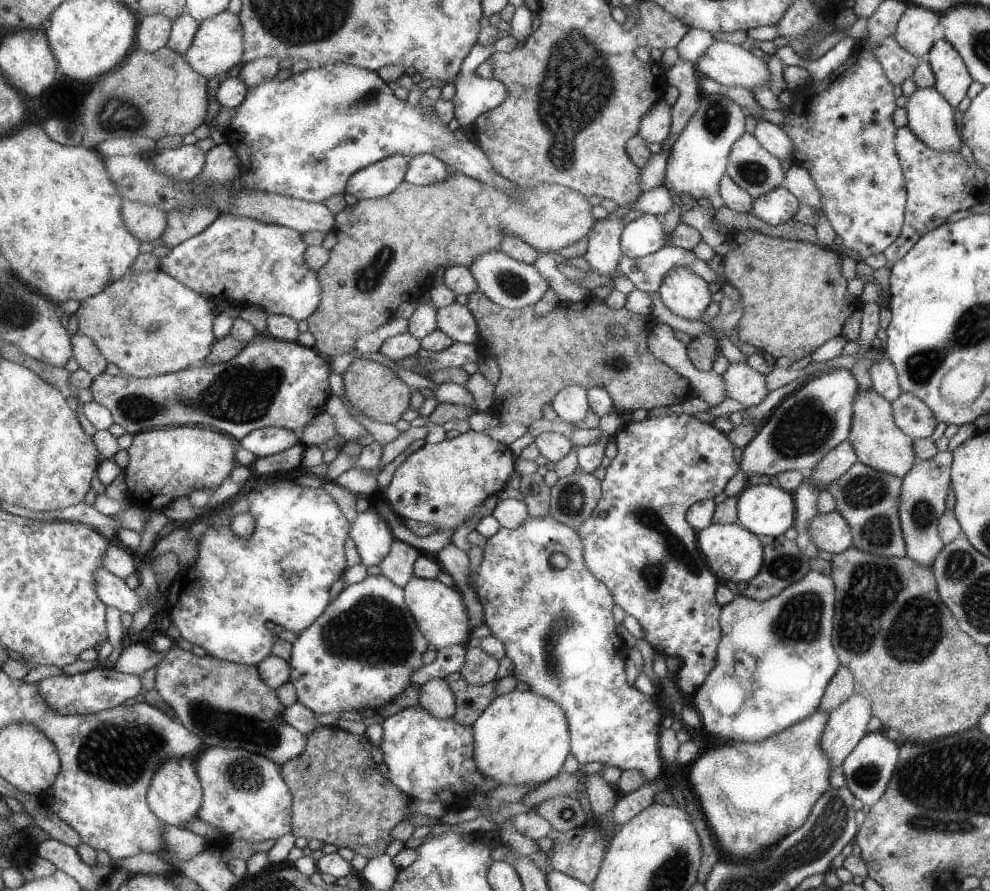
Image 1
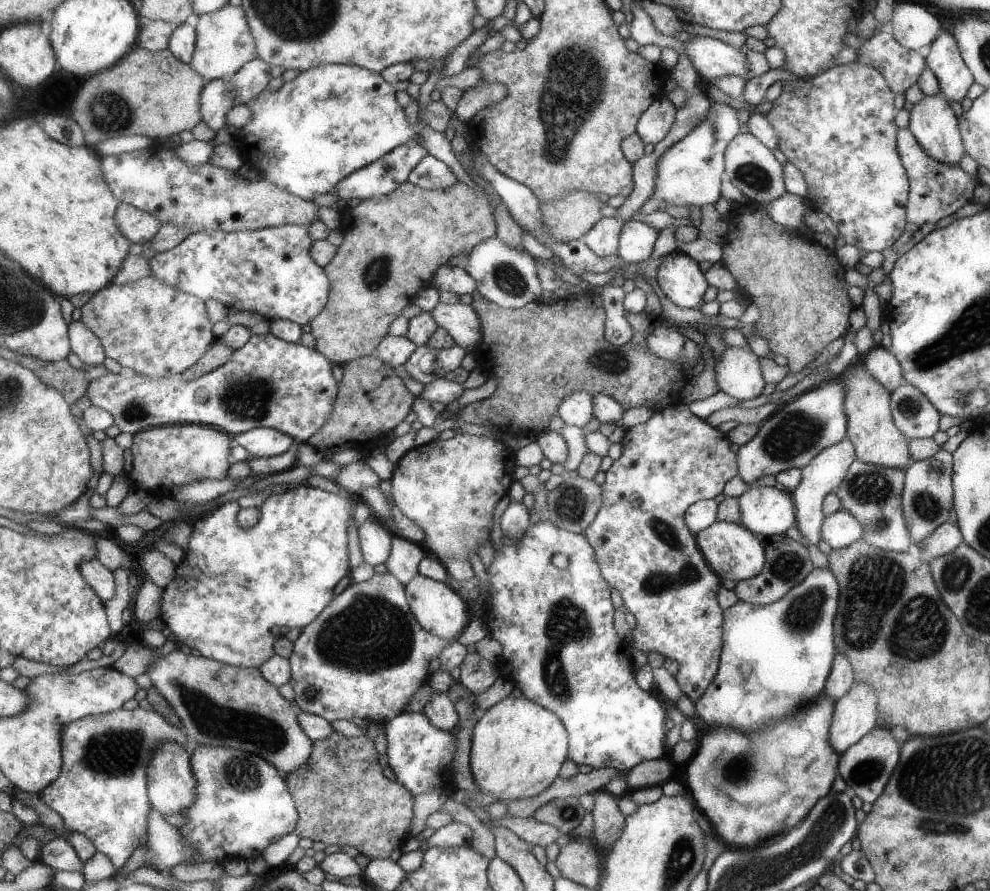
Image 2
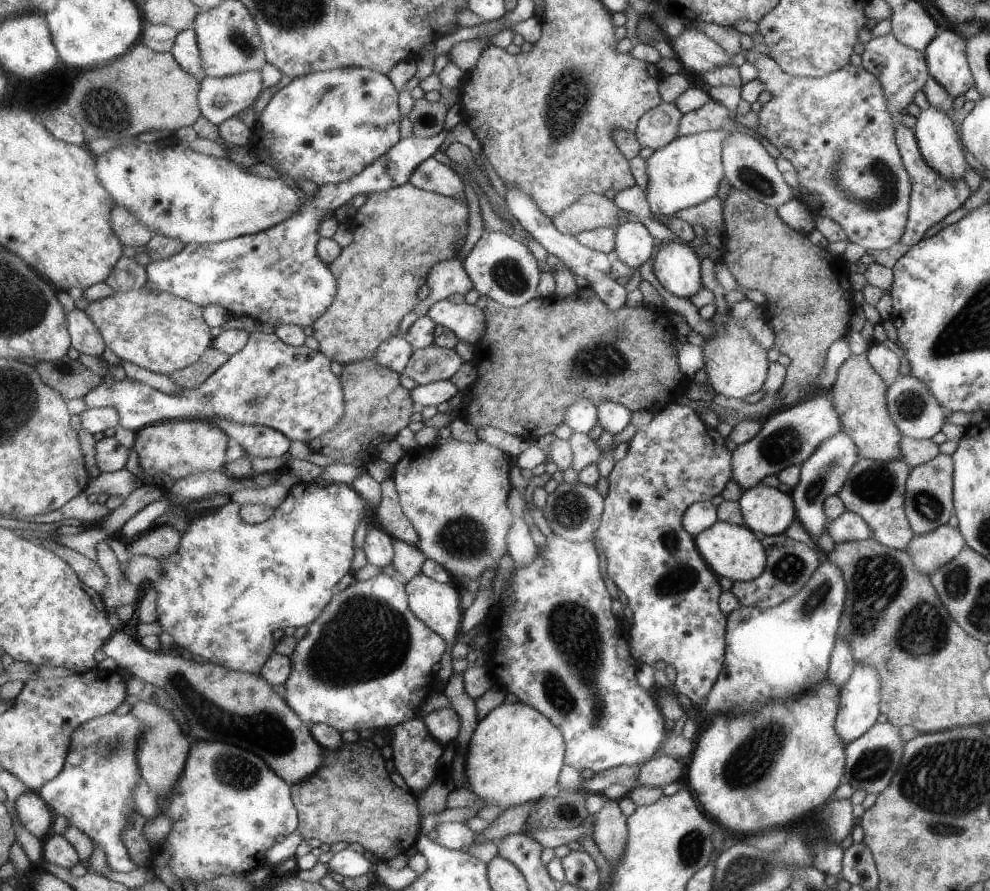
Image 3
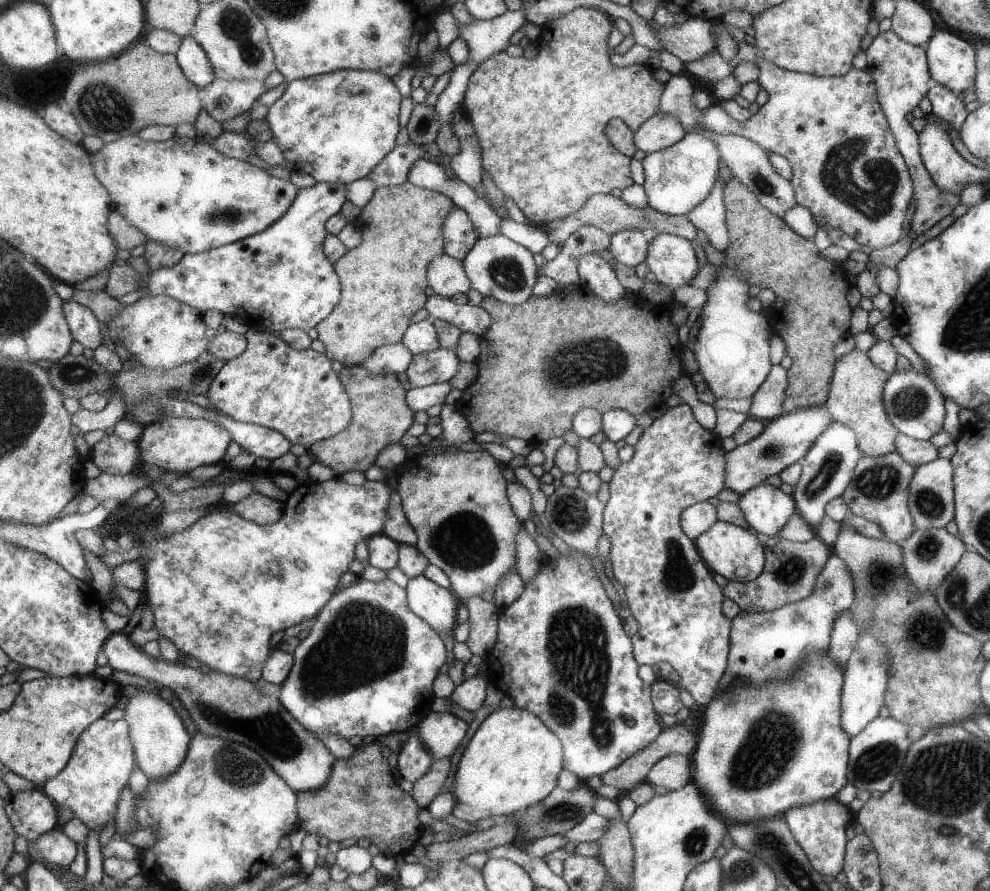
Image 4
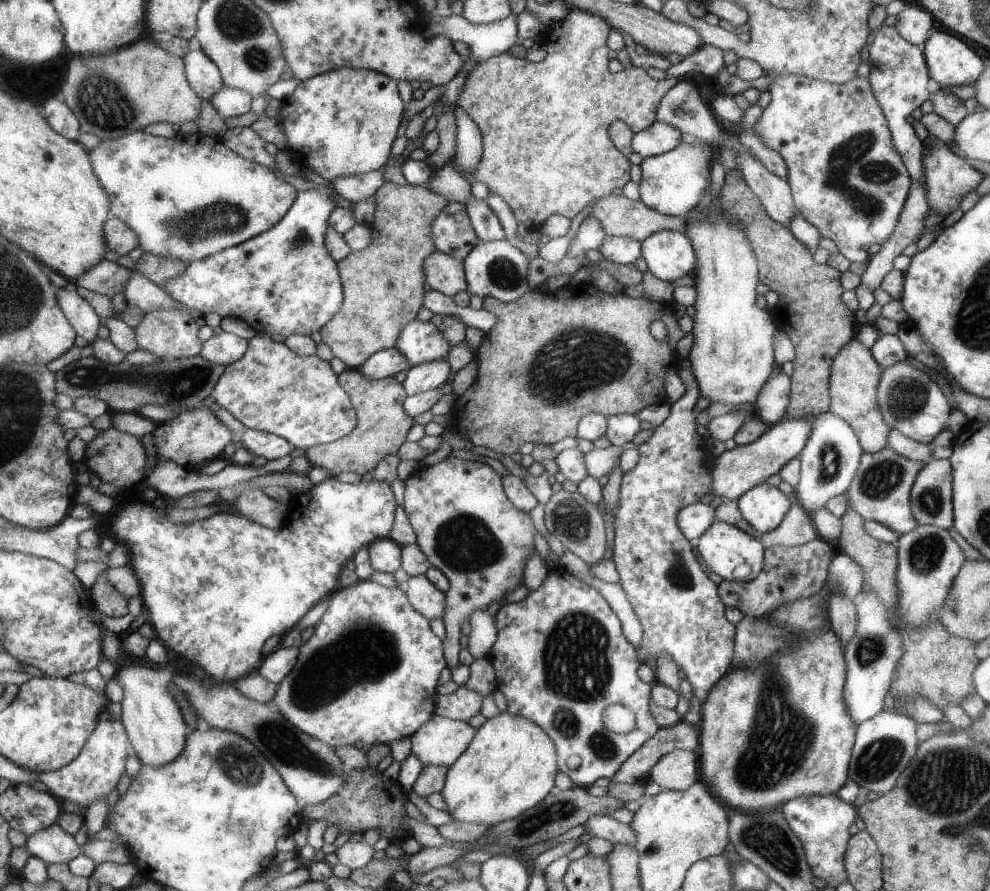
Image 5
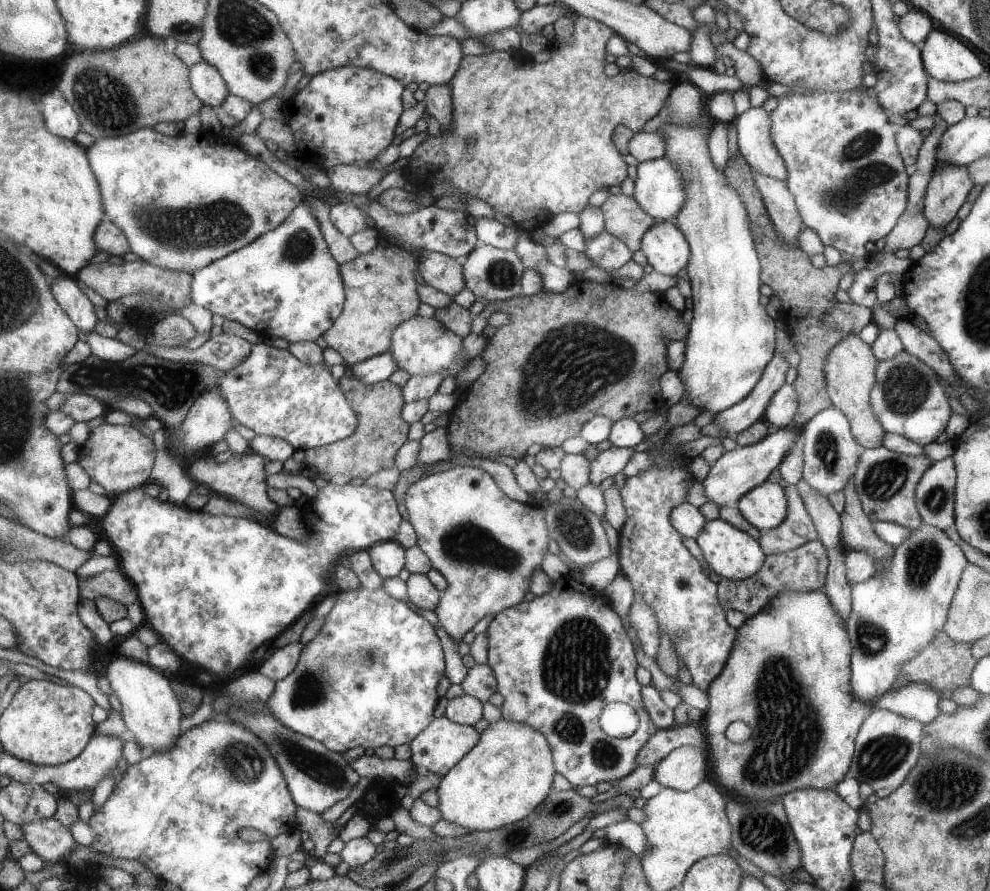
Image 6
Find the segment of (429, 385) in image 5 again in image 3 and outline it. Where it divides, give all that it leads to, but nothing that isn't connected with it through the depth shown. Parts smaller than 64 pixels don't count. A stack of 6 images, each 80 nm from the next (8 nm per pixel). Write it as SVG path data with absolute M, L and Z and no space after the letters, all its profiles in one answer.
M432 345L417 349L401 376L416 381L418 386L427 385L456 378L464 364L463 356L456 349Z

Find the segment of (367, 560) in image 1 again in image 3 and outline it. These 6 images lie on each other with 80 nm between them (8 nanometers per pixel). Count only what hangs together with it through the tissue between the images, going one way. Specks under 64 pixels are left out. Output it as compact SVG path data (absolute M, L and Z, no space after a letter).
M369 526L365 546L363 546L368 563L378 568L385 568L392 564L395 560L395 542L393 536L383 528Z

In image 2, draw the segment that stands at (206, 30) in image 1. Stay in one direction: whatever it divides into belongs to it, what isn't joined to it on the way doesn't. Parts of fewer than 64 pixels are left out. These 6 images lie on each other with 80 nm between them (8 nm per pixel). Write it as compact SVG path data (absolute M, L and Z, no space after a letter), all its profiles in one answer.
M228 4L212 13L205 13L195 20L197 29L196 51L190 64L207 82L213 79L229 79L243 66L257 59L257 46L253 40L249 20L242 5Z

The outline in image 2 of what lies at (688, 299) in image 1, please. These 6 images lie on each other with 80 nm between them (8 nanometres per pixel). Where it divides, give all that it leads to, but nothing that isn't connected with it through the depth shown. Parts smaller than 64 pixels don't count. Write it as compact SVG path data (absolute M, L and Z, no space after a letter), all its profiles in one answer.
M678 250L667 254L655 279L669 302L687 309L699 309L703 304L701 296L709 285L696 260Z

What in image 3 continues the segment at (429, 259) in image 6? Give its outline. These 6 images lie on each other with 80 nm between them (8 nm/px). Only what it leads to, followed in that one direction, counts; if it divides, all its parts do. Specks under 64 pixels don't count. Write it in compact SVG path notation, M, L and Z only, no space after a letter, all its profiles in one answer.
M457 258L442 261L436 266L433 266L429 278L427 278L426 286L430 290L430 293L411 310L411 314L417 312L417 308L419 308L419 312L421 312L421 306L427 308L429 304L433 306L436 302L449 298L451 294L465 296L469 290L475 289L475 284L471 276L464 268L464 262L457 260Z

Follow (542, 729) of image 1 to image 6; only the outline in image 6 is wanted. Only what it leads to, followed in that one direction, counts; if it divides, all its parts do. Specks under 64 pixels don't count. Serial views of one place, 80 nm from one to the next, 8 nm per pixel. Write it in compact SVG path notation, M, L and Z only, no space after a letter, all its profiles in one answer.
M503 718L499 722L490 723L489 728L481 734L479 744L439 783L438 809L443 813L443 819L448 822L454 822L471 831L492 831L529 816L549 796L558 772L549 739L529 725Z

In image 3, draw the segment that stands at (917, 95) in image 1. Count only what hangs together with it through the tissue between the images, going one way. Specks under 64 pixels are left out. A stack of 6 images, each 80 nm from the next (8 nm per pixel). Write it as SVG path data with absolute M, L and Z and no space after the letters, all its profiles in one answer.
M927 104L925 108L921 108L919 115L915 116L915 124L912 133L916 136L916 142L920 146L921 156L925 162L929 164L936 172L943 176L951 176L952 178L963 178L967 170L971 170L964 160L959 134L955 130L955 124L949 116L945 116L941 110L937 110L939 106Z

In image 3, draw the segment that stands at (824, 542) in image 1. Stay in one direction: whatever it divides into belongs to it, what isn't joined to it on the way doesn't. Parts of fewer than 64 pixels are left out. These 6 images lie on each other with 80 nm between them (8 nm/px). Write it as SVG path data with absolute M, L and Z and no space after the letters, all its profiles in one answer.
M844 511L834 520L827 522L824 532L834 543L850 540L871 539L871 528L854 512Z

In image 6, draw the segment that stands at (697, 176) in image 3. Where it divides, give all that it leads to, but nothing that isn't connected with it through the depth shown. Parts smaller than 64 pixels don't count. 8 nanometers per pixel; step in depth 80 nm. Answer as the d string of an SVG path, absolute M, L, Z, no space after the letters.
M665 156L639 163L636 166L636 178L633 181L632 197L636 199L641 210L658 221L665 221L671 216L676 216L687 200L685 186L688 184L688 180L683 171L679 167L674 167Z

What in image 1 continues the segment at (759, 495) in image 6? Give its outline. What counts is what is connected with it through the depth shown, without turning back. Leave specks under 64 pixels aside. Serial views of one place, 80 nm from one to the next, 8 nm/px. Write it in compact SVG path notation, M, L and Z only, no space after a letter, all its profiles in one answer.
M746 484L736 499L736 523L758 536L779 537L796 518L792 493L779 486Z

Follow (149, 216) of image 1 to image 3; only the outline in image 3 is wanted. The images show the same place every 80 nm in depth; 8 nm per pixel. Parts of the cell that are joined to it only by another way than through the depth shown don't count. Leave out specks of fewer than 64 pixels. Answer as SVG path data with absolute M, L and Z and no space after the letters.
M116 204L111 216L112 228L123 240L123 245L130 247L146 246L156 236L156 233L143 224L135 214L131 214L125 206Z

